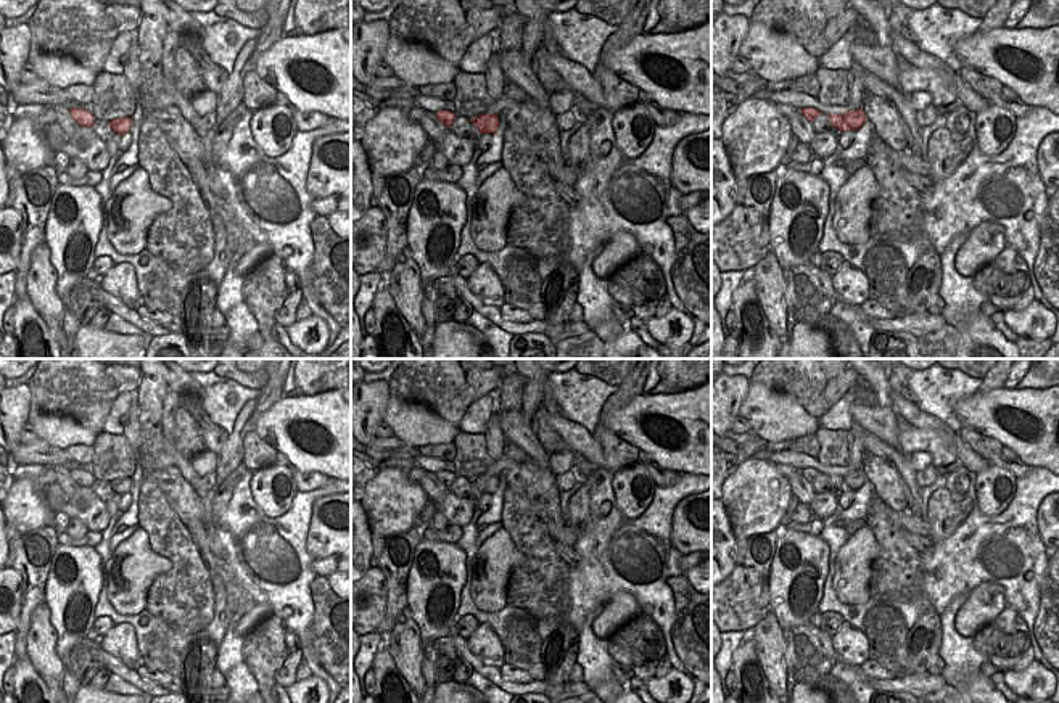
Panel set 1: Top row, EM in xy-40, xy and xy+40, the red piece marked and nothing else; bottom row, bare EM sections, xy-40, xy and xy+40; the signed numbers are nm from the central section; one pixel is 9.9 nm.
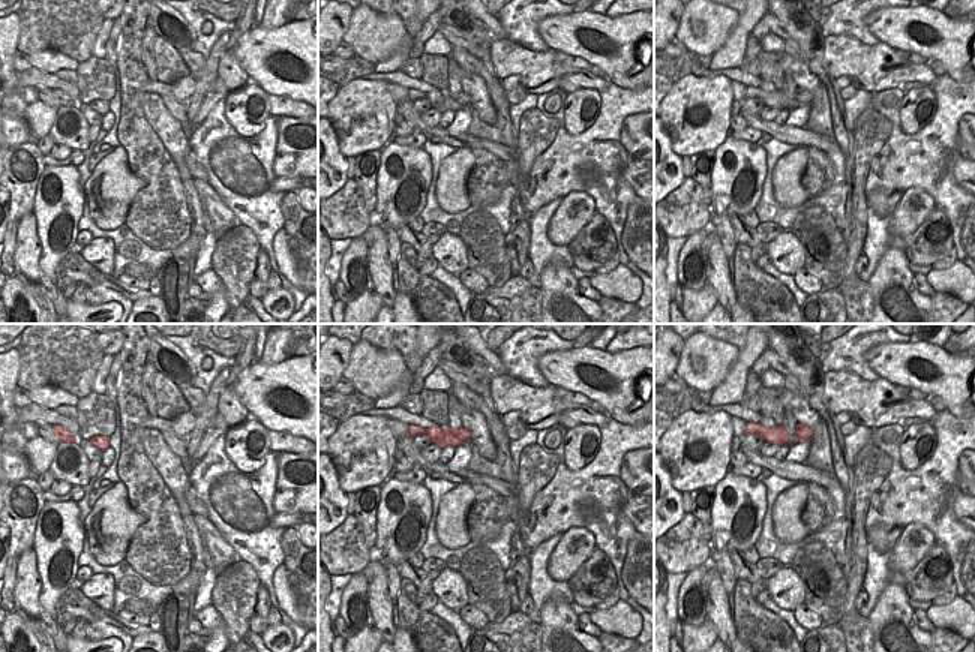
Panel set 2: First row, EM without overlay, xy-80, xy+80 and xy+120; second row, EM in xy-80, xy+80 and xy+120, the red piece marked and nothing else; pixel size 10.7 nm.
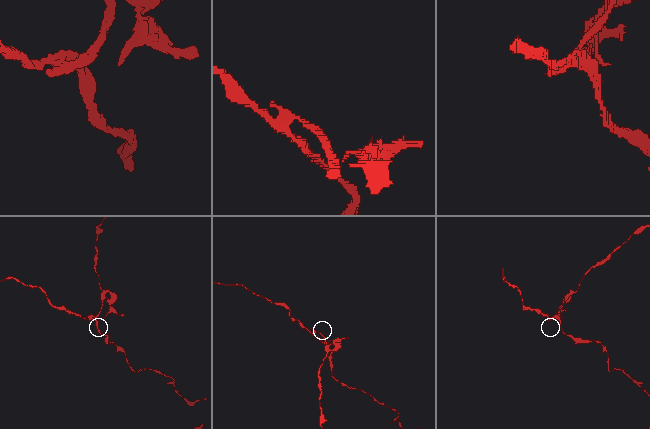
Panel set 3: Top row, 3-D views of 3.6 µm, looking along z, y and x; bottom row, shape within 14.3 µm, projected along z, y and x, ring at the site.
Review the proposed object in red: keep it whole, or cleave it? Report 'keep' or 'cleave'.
cleave

